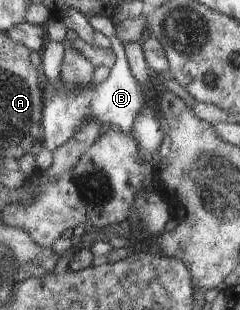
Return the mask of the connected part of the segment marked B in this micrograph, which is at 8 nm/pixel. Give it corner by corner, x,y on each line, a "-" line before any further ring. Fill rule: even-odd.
93,16
87,19
87,23
94,30
109,38
109,47
116,54
115,62
110,66
108,76
97,84
91,86
69,85
61,82
59,78
53,82
49,80
41,90
41,114
40,114
40,141
43,149
52,151
54,148
67,142
75,130
87,120
97,120
102,127
117,126
121,132
129,132
133,120
145,106
155,106
156,98
164,91
162,79
139,84
131,76
125,58
122,42
115,38
114,23
105,16

